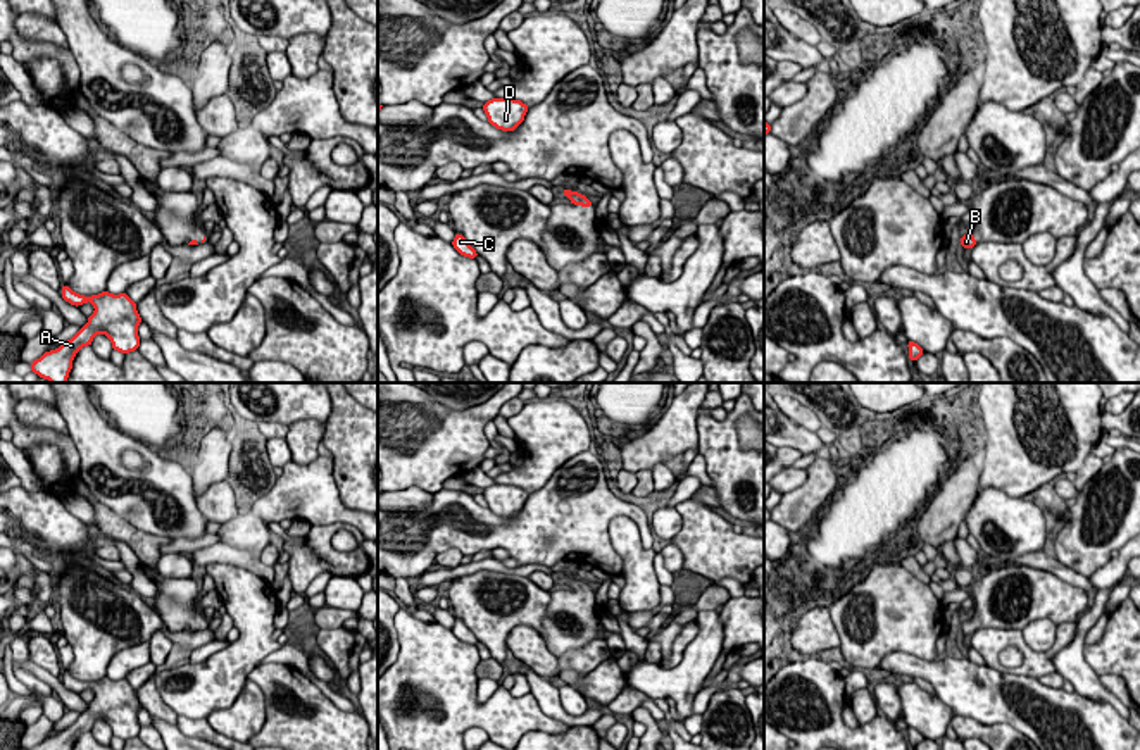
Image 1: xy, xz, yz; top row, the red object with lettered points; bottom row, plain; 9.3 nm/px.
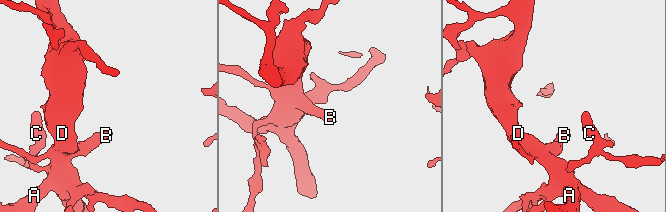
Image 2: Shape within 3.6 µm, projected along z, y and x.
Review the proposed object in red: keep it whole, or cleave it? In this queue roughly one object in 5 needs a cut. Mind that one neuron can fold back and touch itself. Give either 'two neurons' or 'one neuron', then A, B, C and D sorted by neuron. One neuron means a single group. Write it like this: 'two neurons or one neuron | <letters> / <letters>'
one neuron | A B C D

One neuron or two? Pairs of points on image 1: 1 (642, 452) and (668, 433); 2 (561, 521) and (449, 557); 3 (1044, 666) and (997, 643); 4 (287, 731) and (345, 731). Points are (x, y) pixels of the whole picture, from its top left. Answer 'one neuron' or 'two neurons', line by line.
1: one neuron
2: two neurons
3: one neuron
4: one neuron

